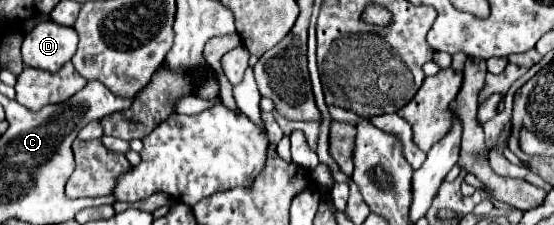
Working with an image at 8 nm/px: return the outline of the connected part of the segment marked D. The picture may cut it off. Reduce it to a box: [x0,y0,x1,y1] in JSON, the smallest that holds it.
[21,21,77,71]

